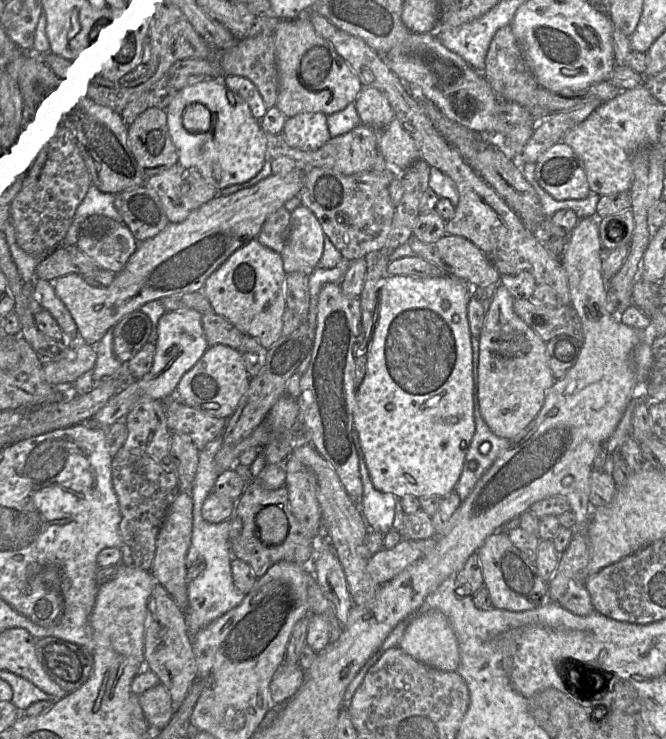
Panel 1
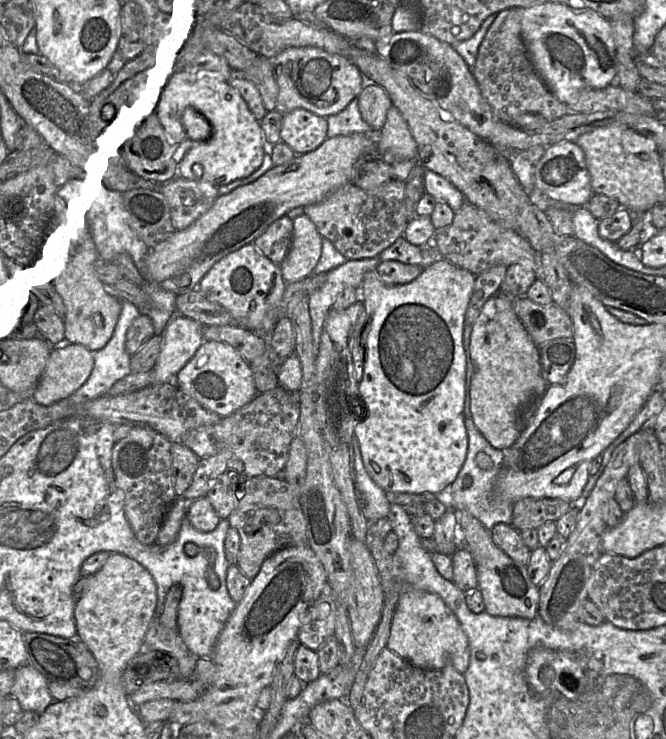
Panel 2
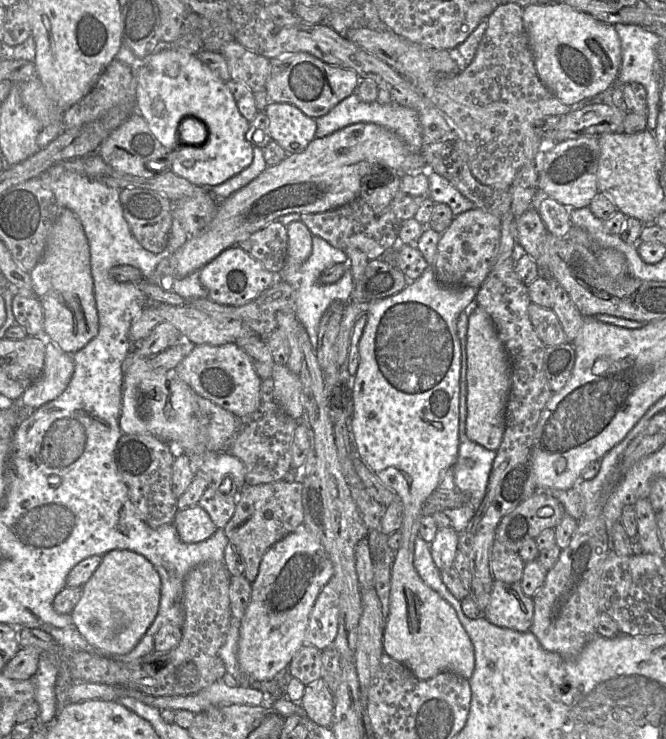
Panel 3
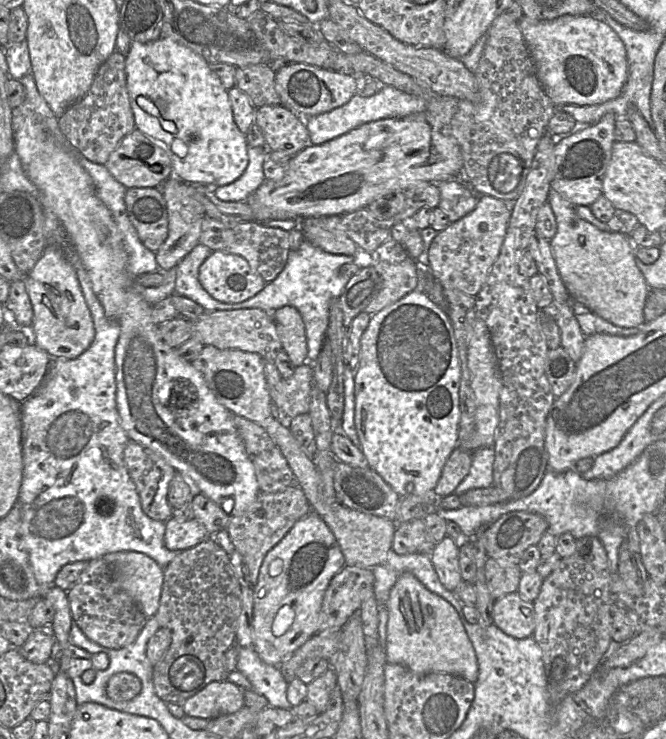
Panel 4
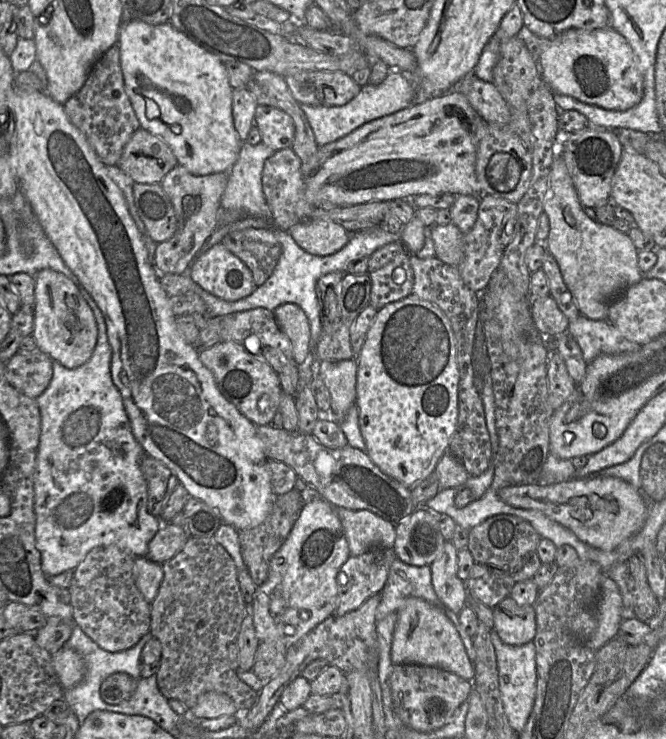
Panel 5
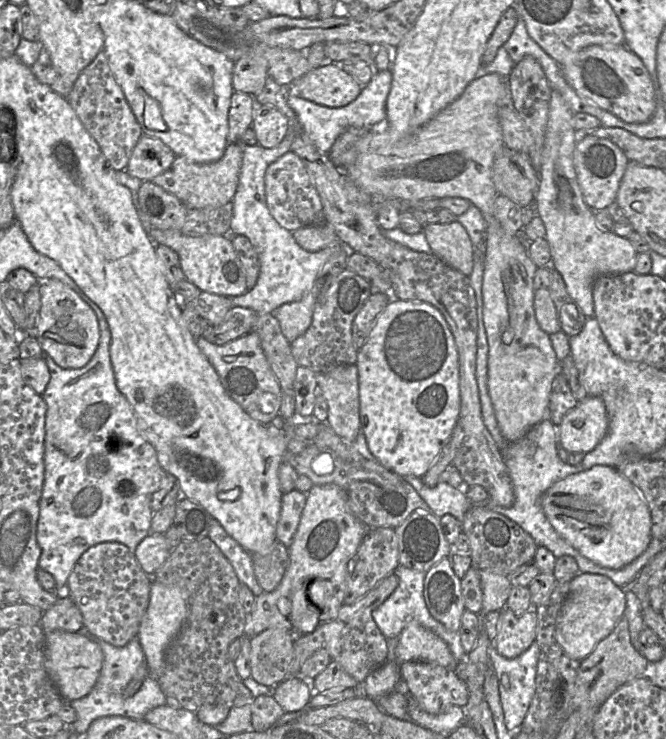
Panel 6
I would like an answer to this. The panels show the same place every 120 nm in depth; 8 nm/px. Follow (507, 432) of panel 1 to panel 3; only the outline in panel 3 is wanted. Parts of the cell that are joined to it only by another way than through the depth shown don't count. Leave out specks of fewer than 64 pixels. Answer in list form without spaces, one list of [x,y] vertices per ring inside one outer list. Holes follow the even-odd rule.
[[[475,307],[468,316],[466,436],[488,450],[497,451],[505,430],[505,409],[511,387],[511,365],[490,316]]]

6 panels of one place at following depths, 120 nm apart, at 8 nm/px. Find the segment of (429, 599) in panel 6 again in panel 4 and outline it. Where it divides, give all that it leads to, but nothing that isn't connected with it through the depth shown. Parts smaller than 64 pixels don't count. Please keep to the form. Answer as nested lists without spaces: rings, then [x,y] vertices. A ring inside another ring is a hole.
[[[445,536],[434,545],[431,551],[431,562],[442,585],[451,592],[457,588],[462,580],[459,568],[459,548],[457,542]]]

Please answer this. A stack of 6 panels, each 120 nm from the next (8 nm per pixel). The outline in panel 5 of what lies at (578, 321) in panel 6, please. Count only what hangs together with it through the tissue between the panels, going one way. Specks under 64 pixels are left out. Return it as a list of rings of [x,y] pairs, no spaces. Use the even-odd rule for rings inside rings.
[[[547,252],[541,269],[548,279],[549,295],[554,298],[558,308],[569,321],[575,320],[580,315],[580,312],[572,294],[563,280],[556,260],[549,252]]]

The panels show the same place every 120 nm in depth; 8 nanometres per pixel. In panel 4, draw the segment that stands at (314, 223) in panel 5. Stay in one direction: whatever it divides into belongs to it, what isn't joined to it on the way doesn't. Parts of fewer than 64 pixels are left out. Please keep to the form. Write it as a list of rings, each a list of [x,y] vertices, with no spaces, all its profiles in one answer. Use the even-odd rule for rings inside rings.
[[[307,226],[304,240],[325,252],[339,255],[354,255],[357,245],[342,232],[332,232],[315,226]]]

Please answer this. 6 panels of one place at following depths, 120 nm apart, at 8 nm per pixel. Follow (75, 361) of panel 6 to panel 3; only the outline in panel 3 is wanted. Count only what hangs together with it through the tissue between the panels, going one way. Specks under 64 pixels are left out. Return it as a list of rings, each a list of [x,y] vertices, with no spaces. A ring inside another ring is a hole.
[[[60,208],[47,238],[41,260],[30,272],[33,295],[43,308],[43,333],[62,351],[74,354],[99,331],[99,318],[91,275],[89,244],[80,220],[68,208]]]

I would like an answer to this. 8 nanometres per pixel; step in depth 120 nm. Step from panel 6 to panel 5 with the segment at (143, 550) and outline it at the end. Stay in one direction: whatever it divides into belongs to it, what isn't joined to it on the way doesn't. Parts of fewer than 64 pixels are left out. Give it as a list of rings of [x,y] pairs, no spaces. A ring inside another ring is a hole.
[[[164,523],[148,544],[147,558],[162,565],[179,553],[189,538],[184,527]]]

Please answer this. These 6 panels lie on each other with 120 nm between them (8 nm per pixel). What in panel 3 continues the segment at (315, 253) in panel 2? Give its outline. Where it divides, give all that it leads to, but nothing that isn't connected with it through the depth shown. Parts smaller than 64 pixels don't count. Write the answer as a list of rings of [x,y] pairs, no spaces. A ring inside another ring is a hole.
[[[301,221],[291,222],[287,234],[288,253],[281,272],[296,272],[311,254],[313,235]]]

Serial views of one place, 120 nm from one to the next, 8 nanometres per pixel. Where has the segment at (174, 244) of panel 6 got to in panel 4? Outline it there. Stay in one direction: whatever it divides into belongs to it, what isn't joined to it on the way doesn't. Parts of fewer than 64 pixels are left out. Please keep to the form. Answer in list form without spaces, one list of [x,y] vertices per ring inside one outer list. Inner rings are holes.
[[[212,251],[199,269],[198,279],[207,293],[219,302],[238,304],[257,295],[266,286],[264,279],[241,256]]]

